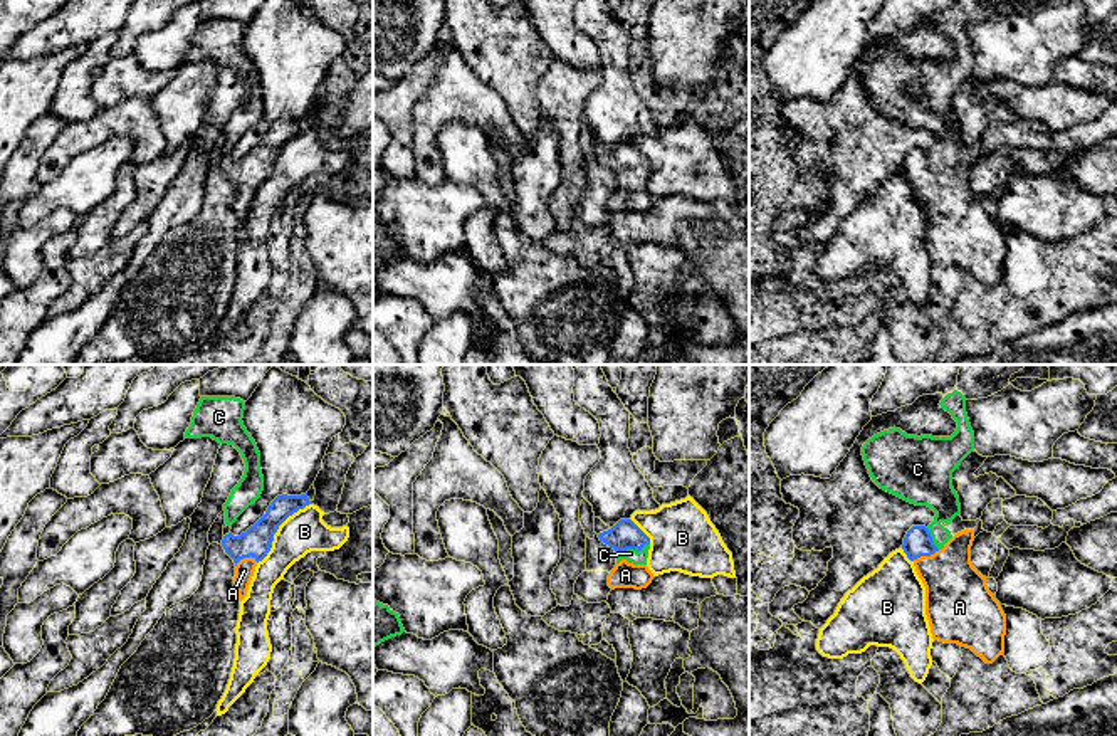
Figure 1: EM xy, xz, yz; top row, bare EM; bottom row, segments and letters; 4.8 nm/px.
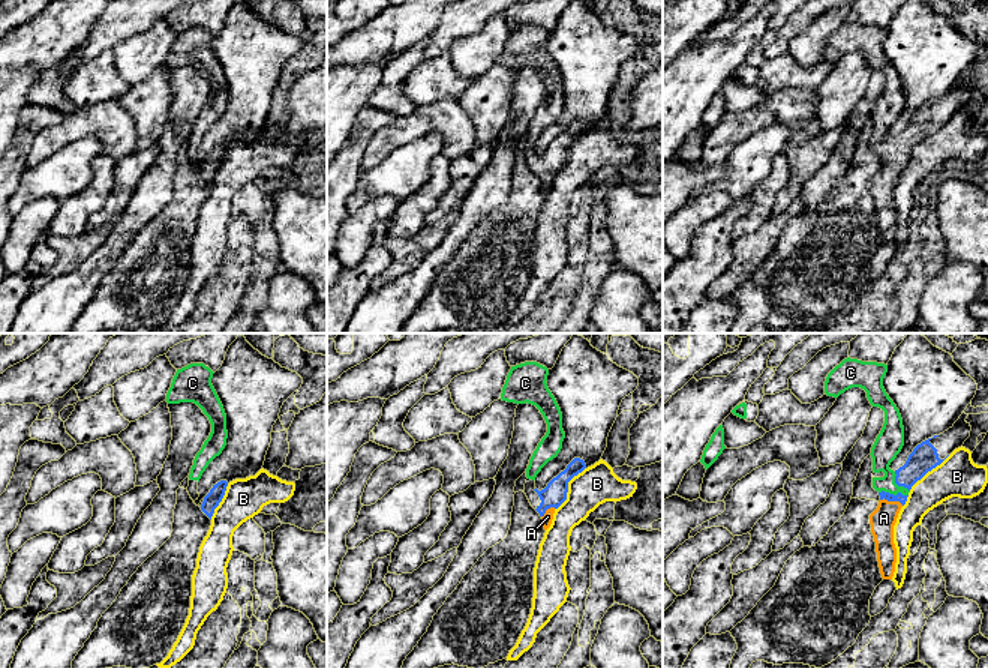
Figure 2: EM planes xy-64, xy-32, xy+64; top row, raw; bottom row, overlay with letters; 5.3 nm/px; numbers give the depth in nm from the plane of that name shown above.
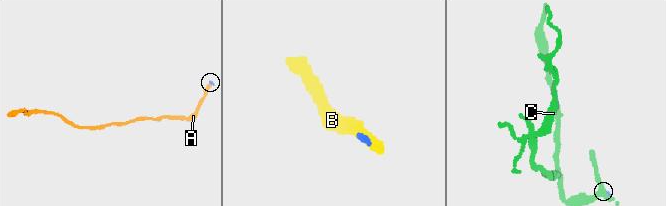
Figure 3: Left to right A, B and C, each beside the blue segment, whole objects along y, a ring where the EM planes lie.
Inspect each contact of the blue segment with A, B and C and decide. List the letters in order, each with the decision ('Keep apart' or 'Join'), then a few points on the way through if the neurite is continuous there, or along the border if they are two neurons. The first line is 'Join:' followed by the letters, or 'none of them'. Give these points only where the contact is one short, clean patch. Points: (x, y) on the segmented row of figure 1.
Join: A, C
A: Join
B: Keep apart
C: Join

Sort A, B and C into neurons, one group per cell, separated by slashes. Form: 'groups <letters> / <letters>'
groups A C / B

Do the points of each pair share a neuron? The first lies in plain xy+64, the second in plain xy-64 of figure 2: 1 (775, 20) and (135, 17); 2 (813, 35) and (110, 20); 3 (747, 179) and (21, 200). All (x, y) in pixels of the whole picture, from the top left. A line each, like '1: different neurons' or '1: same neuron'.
1: different neurons
2: different neurons
3: same neuron

